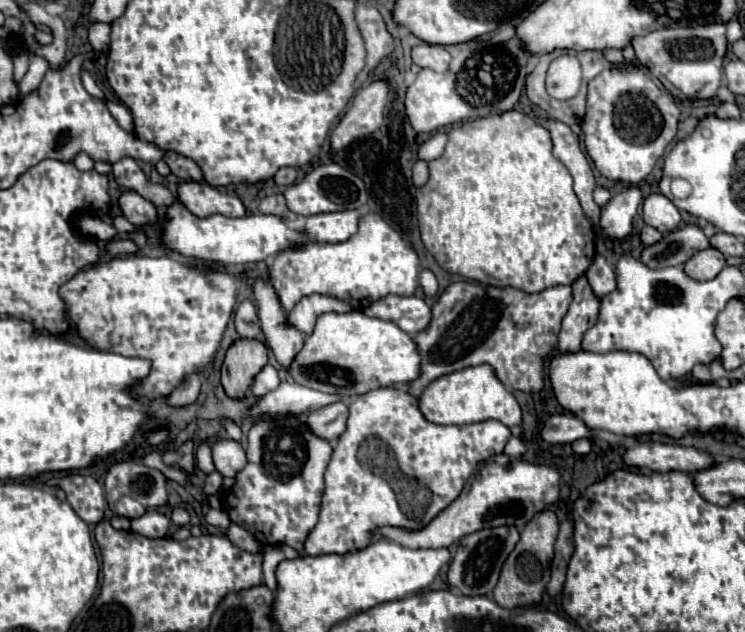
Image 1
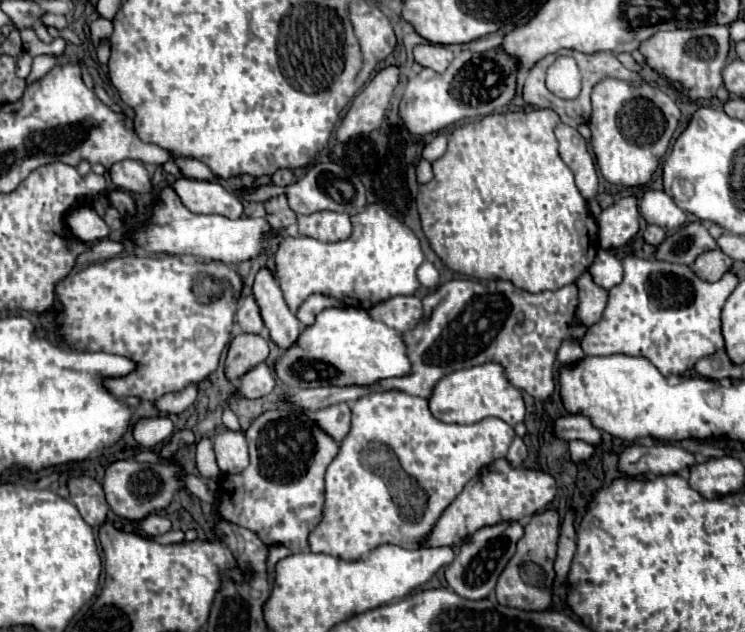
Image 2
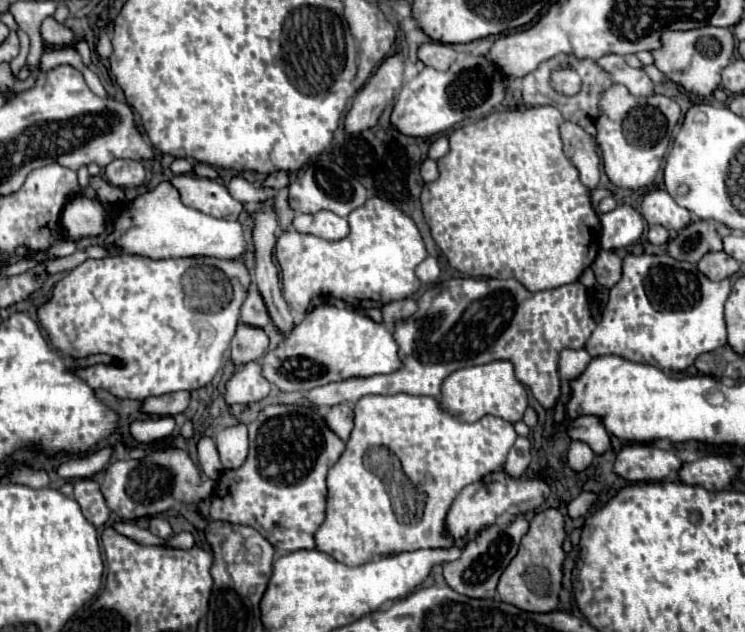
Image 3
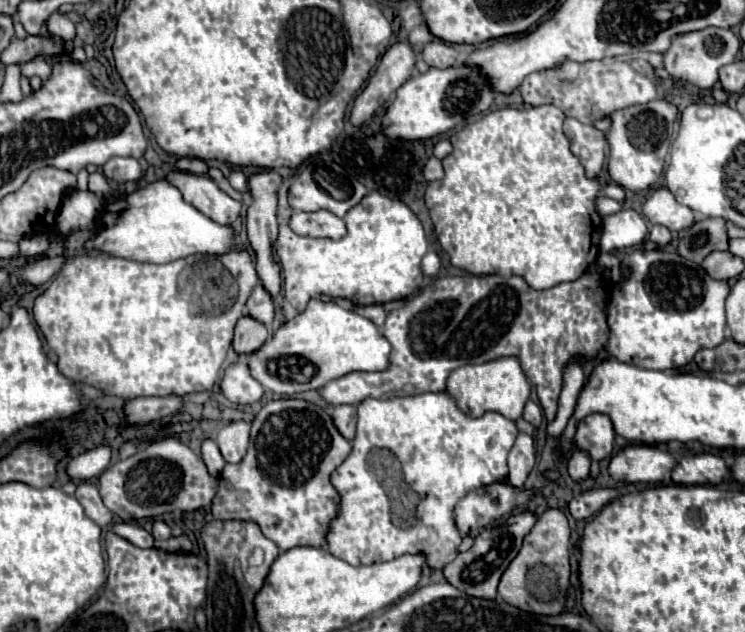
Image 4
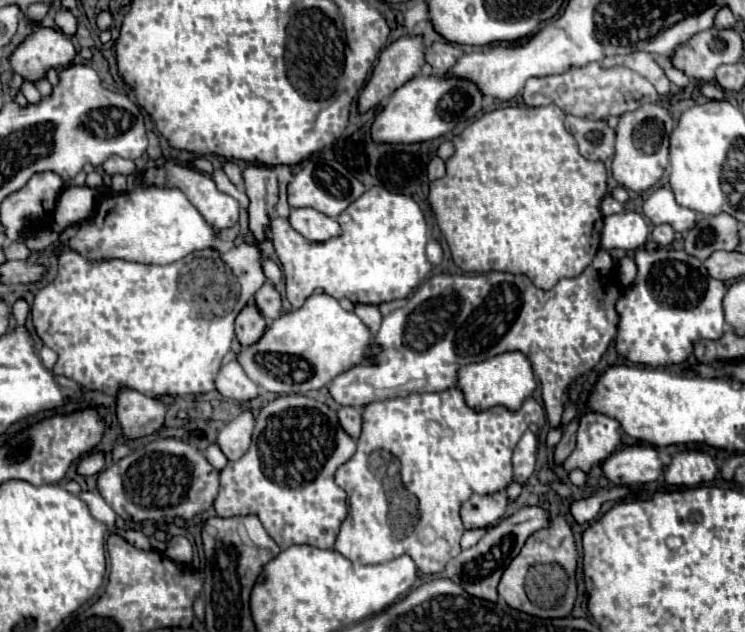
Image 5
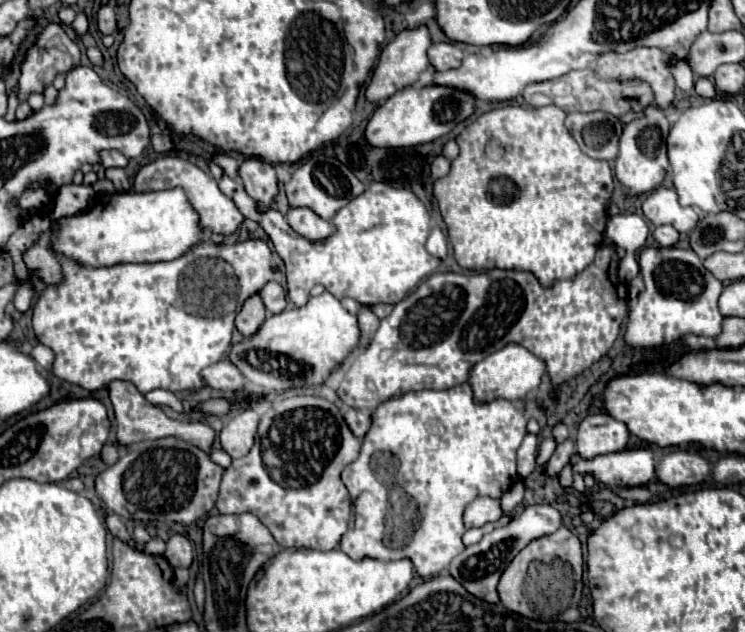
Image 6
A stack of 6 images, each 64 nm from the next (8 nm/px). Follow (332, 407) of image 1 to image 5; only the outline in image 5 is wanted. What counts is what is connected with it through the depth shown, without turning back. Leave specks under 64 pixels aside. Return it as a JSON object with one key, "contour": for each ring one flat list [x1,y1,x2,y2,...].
{"contour":[[344,406,344,408,338,410,340,426,354,440,360,436,360,422,362,422,360,414,362,414,362,408,356,408,356,406]]}

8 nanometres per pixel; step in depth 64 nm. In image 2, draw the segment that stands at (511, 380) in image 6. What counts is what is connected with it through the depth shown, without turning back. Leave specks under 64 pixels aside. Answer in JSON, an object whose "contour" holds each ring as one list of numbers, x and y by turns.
{"contour":[[494,362,456,370,444,376,434,386,432,396,428,398,428,406,432,416,446,424,474,424,474,422,480,422,482,418,496,416,510,426,516,426,524,420,524,412,526,412,520,390,506,380,502,366]]}

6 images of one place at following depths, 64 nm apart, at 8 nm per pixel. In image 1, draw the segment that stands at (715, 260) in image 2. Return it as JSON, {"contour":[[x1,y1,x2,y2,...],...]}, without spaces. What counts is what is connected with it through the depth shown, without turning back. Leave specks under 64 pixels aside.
{"contour":[[706,248,684,262,684,272,694,280,708,280,714,278,724,268,724,264,726,260,722,252,718,252,716,248]]}

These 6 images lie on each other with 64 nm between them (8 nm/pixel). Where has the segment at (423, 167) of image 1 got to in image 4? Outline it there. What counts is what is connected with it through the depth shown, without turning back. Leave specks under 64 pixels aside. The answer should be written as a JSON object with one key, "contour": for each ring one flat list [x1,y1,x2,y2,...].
{"contour":[[432,156,432,158,426,162,426,166,424,166,424,178,426,178,426,180,440,180,442,176,444,176,442,164,440,164,438,158]]}

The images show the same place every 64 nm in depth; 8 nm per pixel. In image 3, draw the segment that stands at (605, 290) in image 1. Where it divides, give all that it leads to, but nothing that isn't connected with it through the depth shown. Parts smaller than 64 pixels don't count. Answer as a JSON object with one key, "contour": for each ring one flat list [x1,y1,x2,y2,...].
{"contour":[[600,250,592,264,592,270,604,288,612,288,622,278,622,260,614,252]]}

